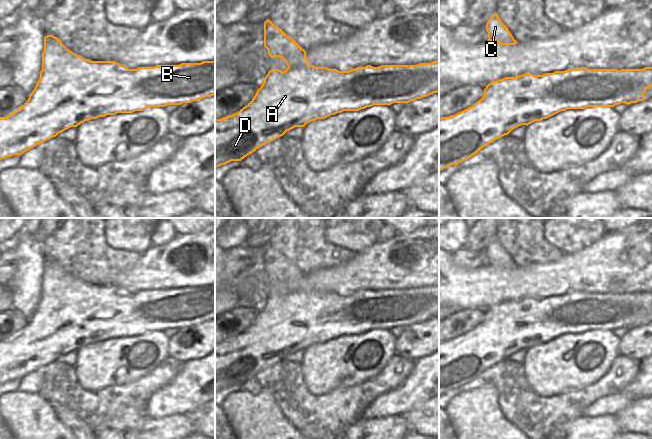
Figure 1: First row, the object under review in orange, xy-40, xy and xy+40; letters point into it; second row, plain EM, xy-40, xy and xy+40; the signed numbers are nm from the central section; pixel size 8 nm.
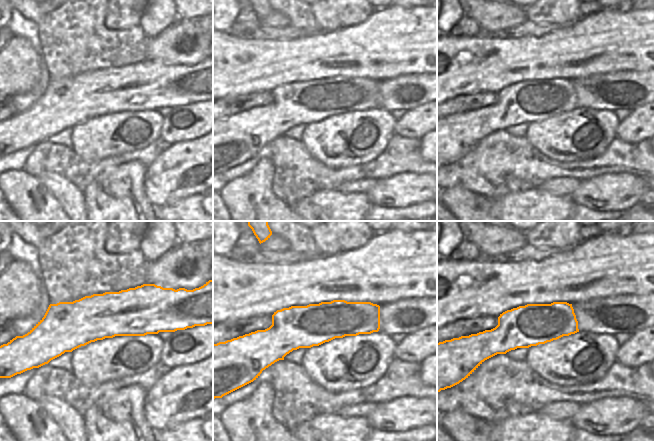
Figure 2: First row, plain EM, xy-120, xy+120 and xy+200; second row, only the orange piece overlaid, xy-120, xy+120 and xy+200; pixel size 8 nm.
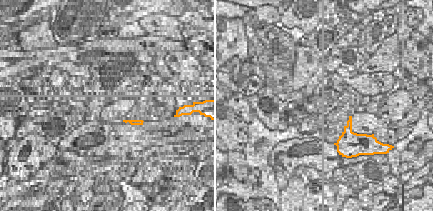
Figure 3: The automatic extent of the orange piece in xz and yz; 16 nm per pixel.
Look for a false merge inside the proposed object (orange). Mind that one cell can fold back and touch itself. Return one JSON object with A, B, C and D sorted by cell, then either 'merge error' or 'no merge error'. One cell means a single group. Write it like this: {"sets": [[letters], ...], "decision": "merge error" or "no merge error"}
{"sets": [["A", "B", "C", "D"]], "decision": "no merge error"}

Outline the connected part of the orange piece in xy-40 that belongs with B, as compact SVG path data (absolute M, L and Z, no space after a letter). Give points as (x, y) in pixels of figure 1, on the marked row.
M47 35L44 37L42 70L34 90L21 107L7 117L0 117L0 160L13 155L22 155L39 143L91 119L117 113L143 111L149 107L181 105L213 95L215 95L215 61L129 69L115 61L85 59L67 49L57 37Z

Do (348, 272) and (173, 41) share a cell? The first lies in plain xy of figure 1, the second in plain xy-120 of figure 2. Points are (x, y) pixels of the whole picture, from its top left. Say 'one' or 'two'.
one

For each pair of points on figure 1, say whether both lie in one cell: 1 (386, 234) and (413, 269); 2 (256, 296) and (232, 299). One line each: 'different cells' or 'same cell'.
1: different cells
2: different cells

